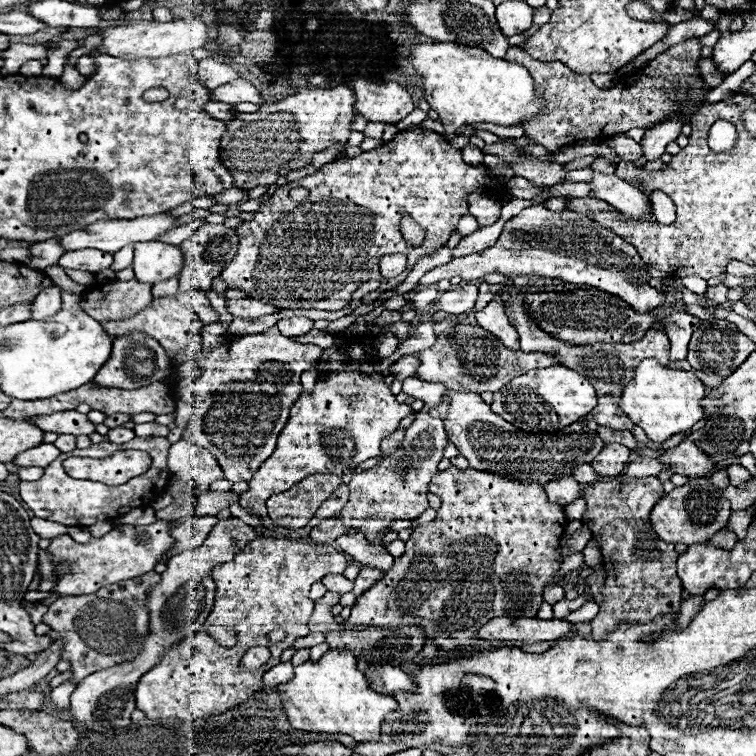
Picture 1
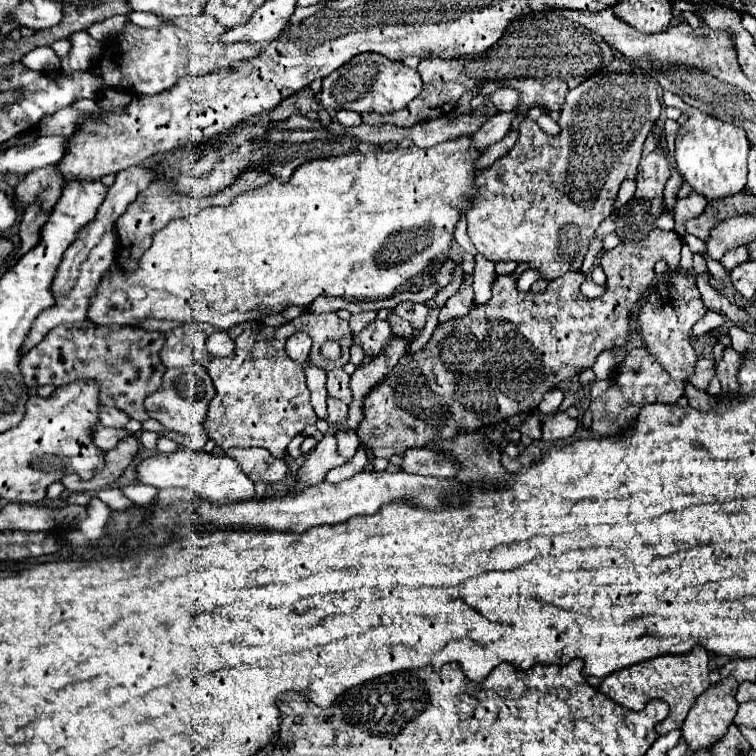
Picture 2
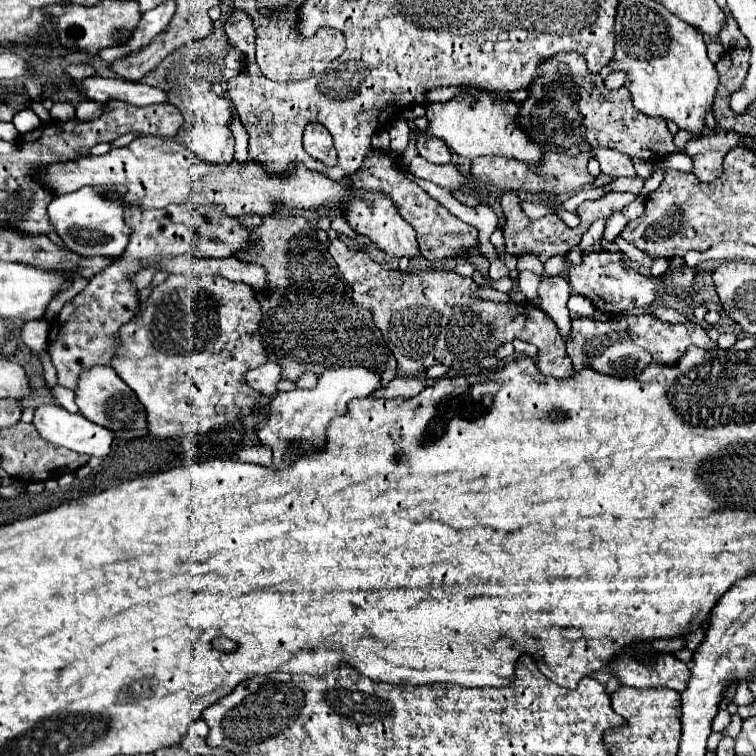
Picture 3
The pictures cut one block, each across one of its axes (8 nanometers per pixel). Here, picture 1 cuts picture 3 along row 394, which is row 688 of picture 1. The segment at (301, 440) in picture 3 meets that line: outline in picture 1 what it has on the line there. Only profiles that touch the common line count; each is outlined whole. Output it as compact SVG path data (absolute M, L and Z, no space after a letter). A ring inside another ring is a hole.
M328 650L320 662L304 662L294 668L294 678L276 686L282 698L282 710L292 728L304 732L348 734L356 742L378 740L384 716L396 710L396 700L370 688L364 674L356 668L354 652Z

